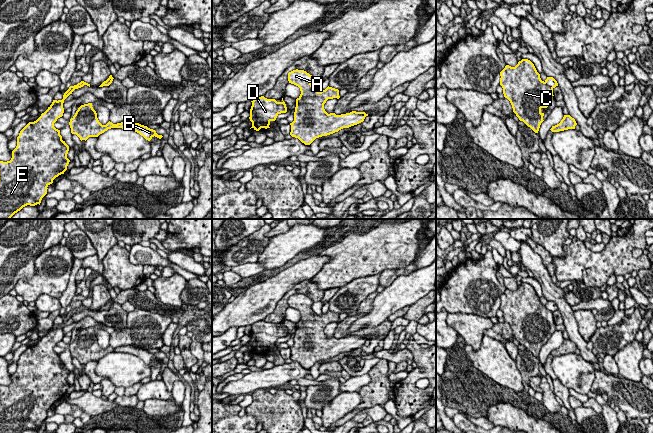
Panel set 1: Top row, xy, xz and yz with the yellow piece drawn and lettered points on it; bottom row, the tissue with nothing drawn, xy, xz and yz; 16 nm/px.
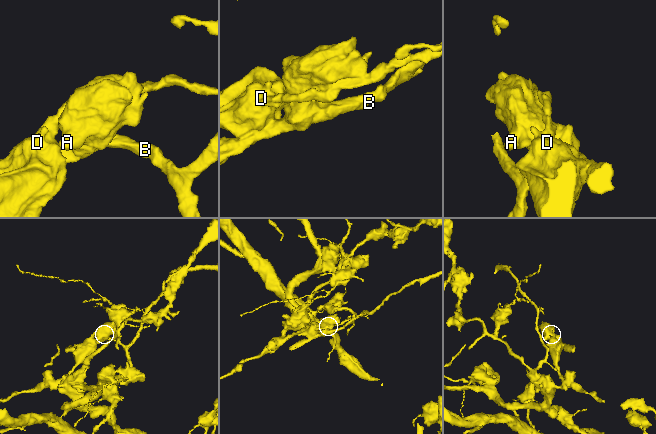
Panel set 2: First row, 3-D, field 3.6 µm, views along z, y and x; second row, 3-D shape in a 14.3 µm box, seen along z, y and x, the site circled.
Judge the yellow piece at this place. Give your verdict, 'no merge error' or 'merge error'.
no merge error

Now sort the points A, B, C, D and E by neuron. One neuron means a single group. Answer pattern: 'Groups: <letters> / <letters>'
Groups: A B C D E

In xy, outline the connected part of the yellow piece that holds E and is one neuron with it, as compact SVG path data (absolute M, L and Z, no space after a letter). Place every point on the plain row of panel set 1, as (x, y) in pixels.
M84 305L70 310L62 324L53 324L36 345L20 355L11 384L0 385L0 433L40 429L47 411L67 394L69 370L54 347L63 340L64 324L84 309L90 311Z

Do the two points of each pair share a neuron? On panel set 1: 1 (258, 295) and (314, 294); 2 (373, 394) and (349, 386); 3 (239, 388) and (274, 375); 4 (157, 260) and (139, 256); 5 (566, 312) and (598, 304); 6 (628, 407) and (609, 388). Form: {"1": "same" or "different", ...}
{"1": "different", "2": "different", "3": "same", "4": "same", "5": "different", "6": "same"}

